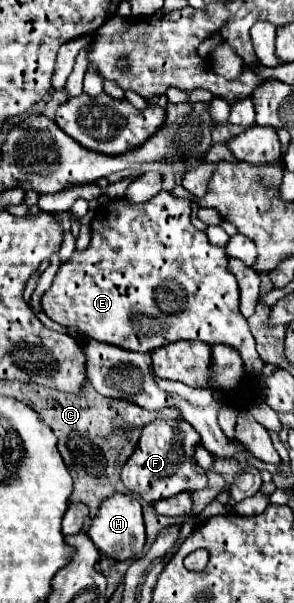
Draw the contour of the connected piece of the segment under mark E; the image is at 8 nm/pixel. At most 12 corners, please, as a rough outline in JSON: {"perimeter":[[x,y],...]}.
{"perimeter":[[191,200],[97,208],[43,296],[131,352],[177,340],[263,360]]}

